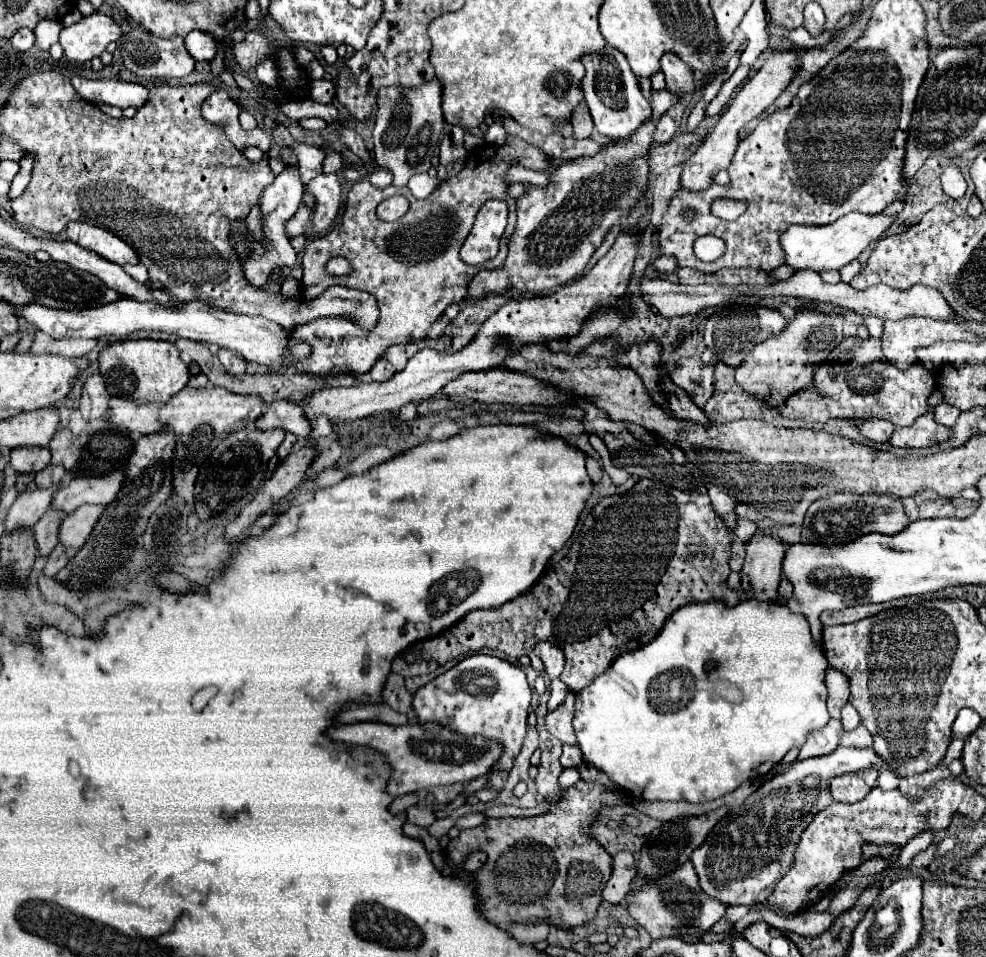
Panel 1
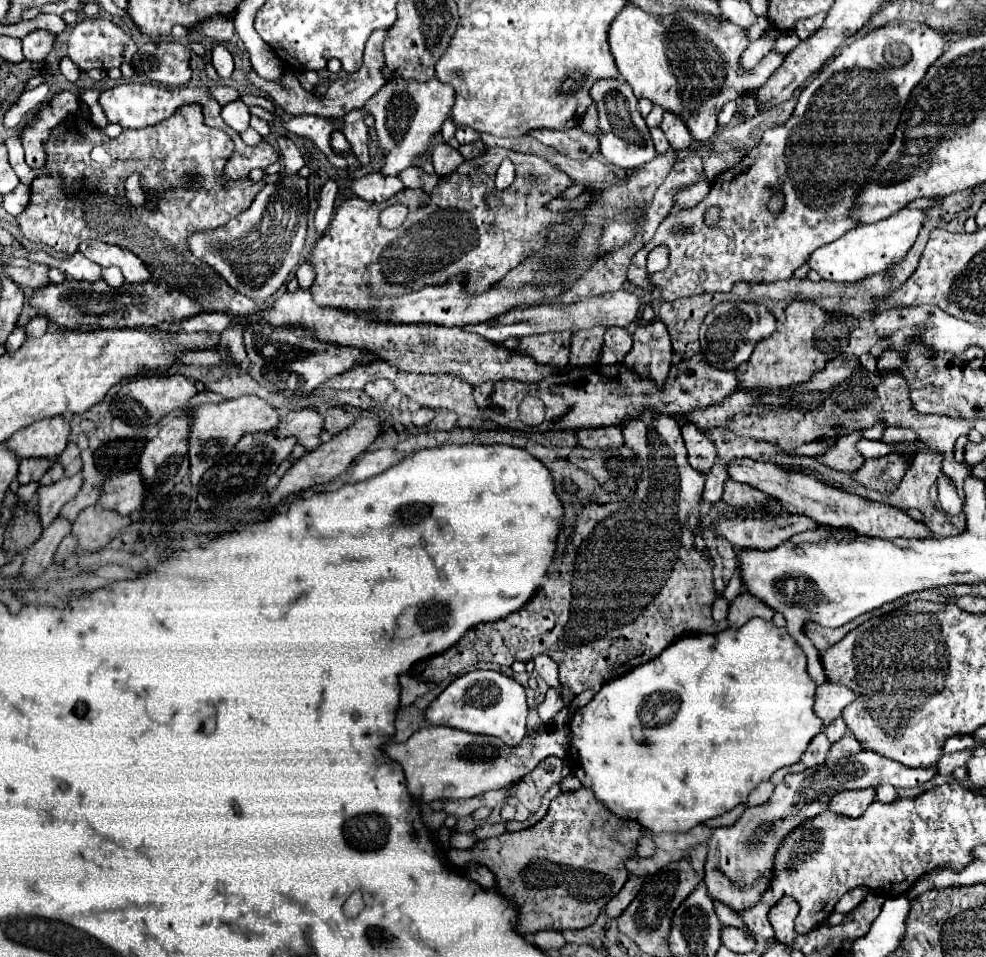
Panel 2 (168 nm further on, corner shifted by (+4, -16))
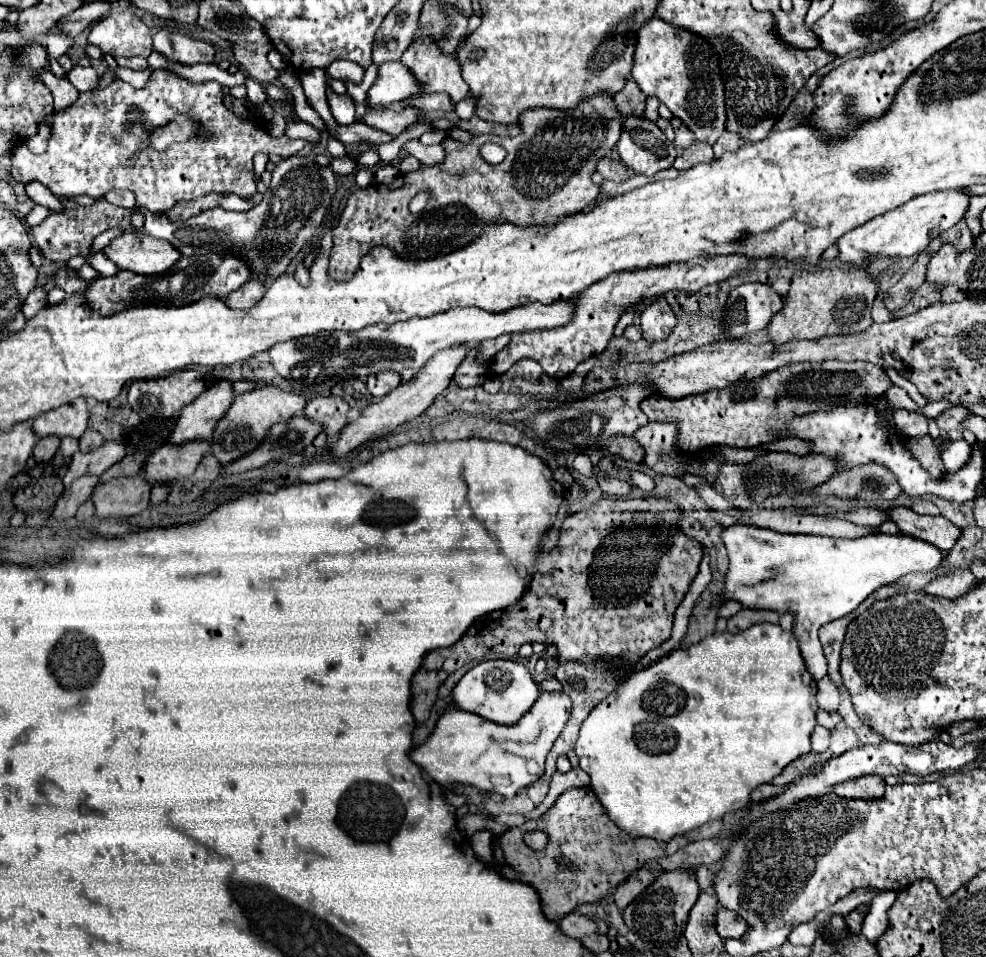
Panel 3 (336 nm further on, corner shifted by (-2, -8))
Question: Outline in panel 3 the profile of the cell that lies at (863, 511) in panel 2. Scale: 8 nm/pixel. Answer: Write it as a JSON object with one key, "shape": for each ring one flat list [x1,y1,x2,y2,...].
{"shape":[[892,508,890,516,904,534,934,544,944,558,962,534,962,530,944,516,918,516,910,508]]}

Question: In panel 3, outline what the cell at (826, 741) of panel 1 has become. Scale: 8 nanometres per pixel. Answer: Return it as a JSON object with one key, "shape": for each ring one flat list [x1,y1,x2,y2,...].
{"shape":[[816,726,812,732,812,750,814,752,824,752,830,744,830,732,824,726]]}

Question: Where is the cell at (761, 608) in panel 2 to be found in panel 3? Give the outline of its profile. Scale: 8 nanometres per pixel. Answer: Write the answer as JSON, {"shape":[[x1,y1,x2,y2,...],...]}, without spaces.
{"shape":[[740,610,736,616,732,616,728,620,728,632,736,634,742,630,748,630,754,624,762,624,762,622,770,622,770,624,778,624,780,614,772,612,772,610]]}

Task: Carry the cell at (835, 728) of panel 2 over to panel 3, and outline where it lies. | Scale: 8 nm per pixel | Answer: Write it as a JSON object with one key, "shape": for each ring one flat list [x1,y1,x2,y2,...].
{"shape":[[818,710,816,712,816,722,828,730,832,730,836,726,836,722,840,722,842,716,838,712,826,712,826,710]]}

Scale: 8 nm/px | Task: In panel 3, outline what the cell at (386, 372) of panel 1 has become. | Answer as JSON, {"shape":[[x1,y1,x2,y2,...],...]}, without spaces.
{"shape":[[384,370,384,372,378,372,378,374,372,374,368,376,366,380,366,386,368,386,368,392,372,396,386,396,390,390,394,390,396,386,400,386,400,374,398,372,392,372,392,370]]}

